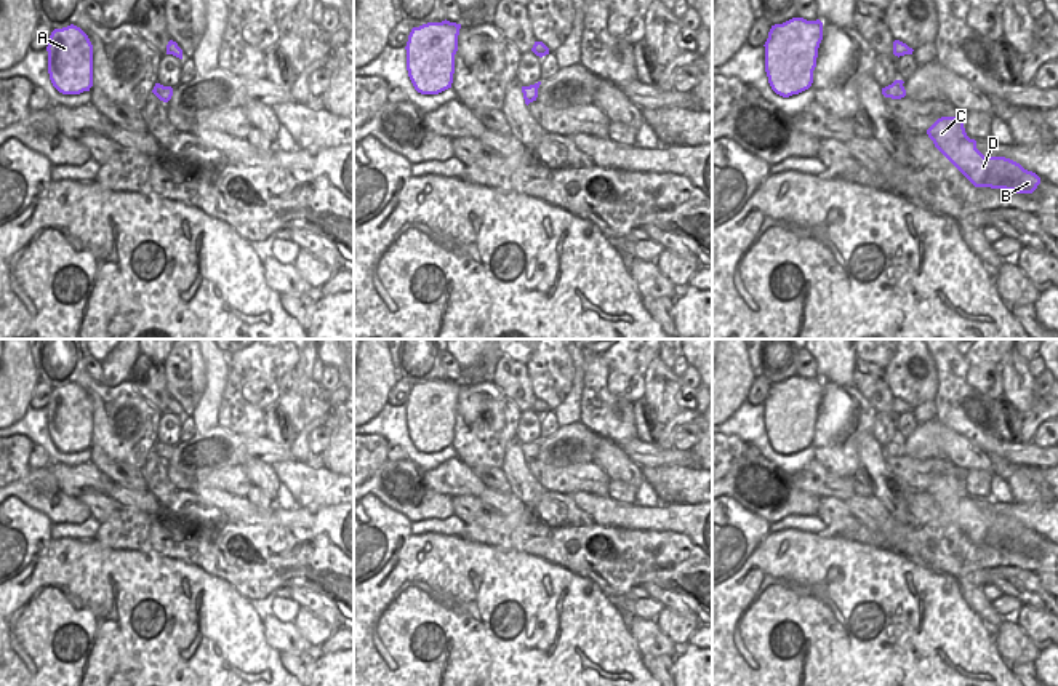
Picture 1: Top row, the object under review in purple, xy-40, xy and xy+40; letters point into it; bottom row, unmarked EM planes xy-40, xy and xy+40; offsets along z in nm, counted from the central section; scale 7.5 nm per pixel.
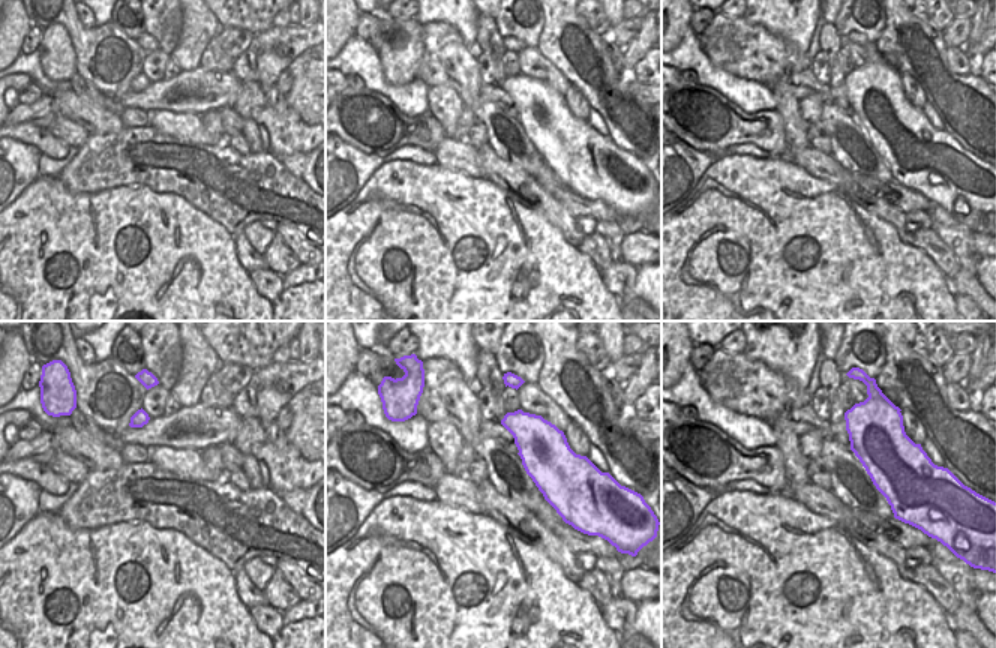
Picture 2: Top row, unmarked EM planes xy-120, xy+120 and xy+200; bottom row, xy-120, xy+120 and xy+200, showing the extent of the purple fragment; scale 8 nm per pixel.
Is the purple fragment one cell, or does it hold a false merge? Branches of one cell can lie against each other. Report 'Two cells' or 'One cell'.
One cell.

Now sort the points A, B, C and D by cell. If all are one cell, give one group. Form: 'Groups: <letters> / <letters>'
Groups: A B C D.

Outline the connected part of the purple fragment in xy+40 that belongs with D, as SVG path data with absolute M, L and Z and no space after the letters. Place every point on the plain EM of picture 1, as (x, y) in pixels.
M964 472L941 475L928 488L935 505L975 544L1032 552L1040 536L1005 515L984 515L964 486Z

